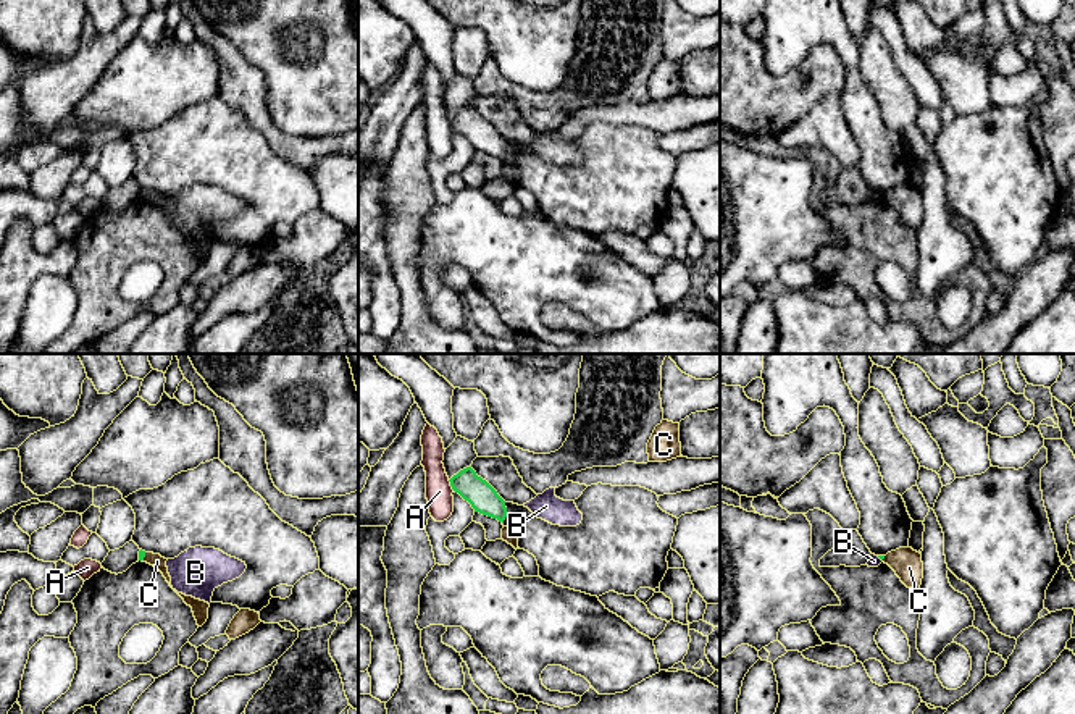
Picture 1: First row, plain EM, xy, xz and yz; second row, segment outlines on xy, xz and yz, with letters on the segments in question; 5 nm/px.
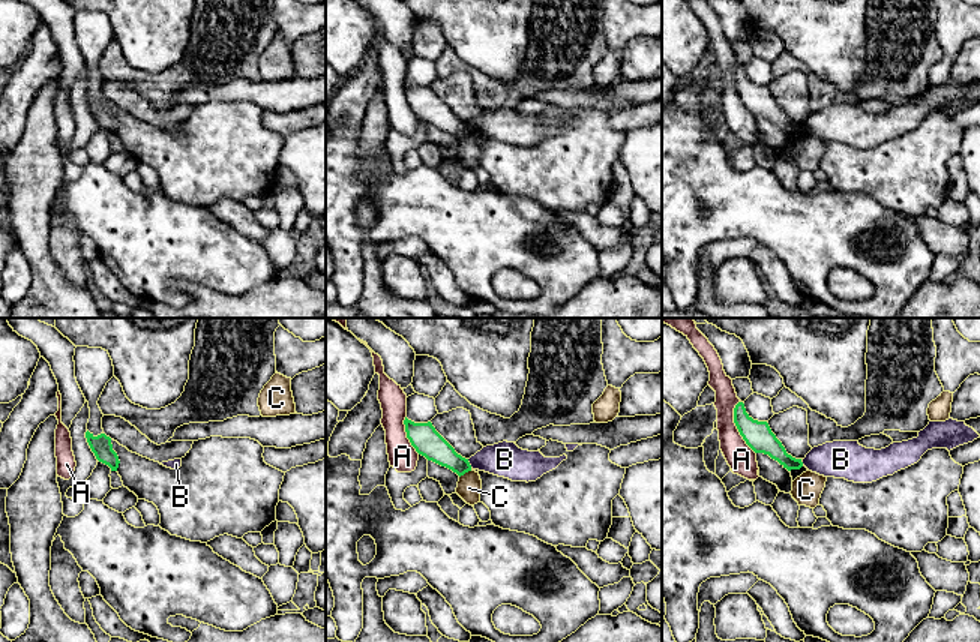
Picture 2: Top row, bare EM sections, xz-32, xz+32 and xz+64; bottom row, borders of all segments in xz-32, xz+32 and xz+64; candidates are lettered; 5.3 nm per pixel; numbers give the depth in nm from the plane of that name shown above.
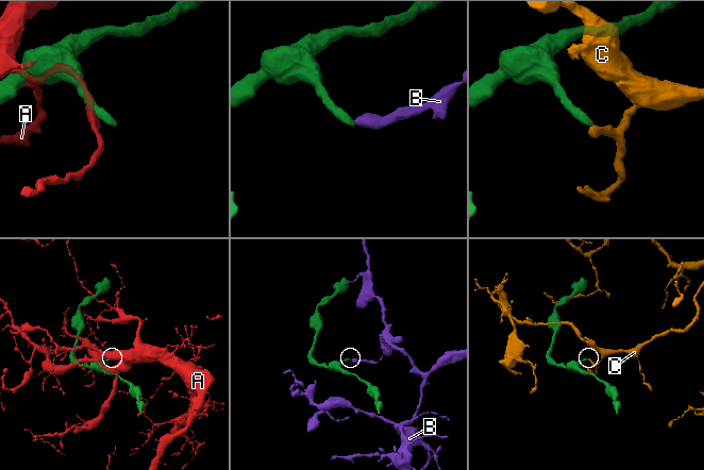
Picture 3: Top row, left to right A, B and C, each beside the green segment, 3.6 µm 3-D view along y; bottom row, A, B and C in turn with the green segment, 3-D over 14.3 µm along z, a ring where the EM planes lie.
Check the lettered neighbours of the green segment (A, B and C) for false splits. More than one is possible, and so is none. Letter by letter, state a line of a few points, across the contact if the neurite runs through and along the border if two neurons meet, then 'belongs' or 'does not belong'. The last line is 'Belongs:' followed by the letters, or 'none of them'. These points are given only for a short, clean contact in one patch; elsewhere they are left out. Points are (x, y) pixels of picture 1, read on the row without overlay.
A: does not belong
B: line yz (877, 194), (882, 199); does not belong
C: line xy (146, 191), (142, 199); does not belong
Belongs: none of them

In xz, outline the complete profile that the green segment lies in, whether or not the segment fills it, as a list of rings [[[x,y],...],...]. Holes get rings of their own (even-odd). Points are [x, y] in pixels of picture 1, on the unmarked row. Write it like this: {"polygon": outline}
{"polygon": [[[471,105],[460,108],[449,120],[452,128],[468,139],[475,150],[504,162],[507,155],[505,139],[486,118],[478,115]]]}

